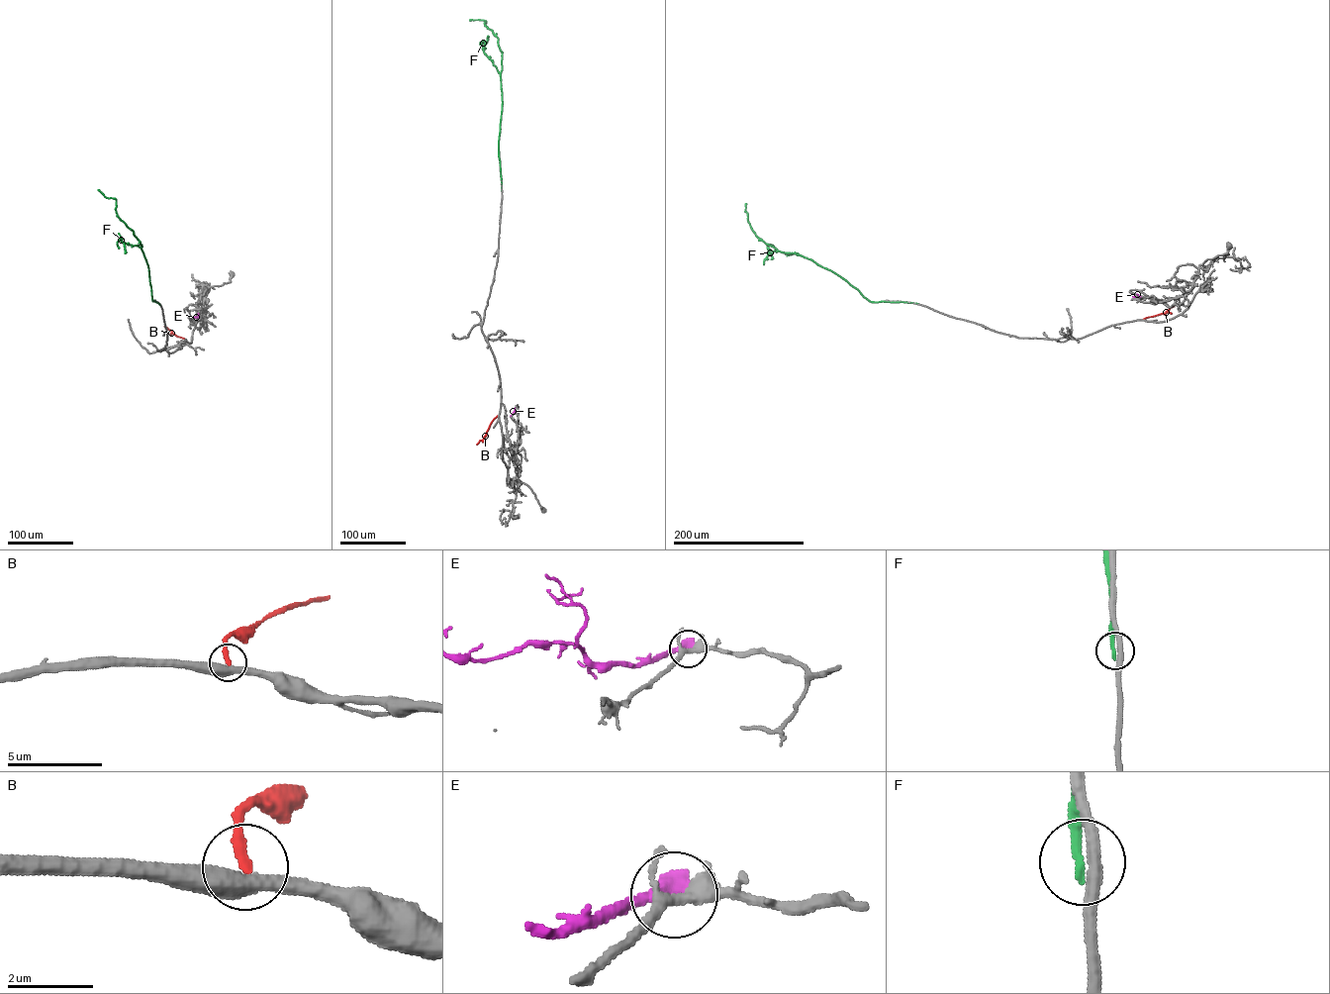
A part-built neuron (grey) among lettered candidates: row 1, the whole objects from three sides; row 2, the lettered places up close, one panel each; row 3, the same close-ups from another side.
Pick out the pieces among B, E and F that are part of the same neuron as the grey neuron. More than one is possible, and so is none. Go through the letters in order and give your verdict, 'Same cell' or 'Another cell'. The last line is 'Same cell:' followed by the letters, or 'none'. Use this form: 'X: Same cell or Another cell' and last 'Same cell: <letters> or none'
B: Another cell
E: Another cell
F: Another cell
Same cell: none

